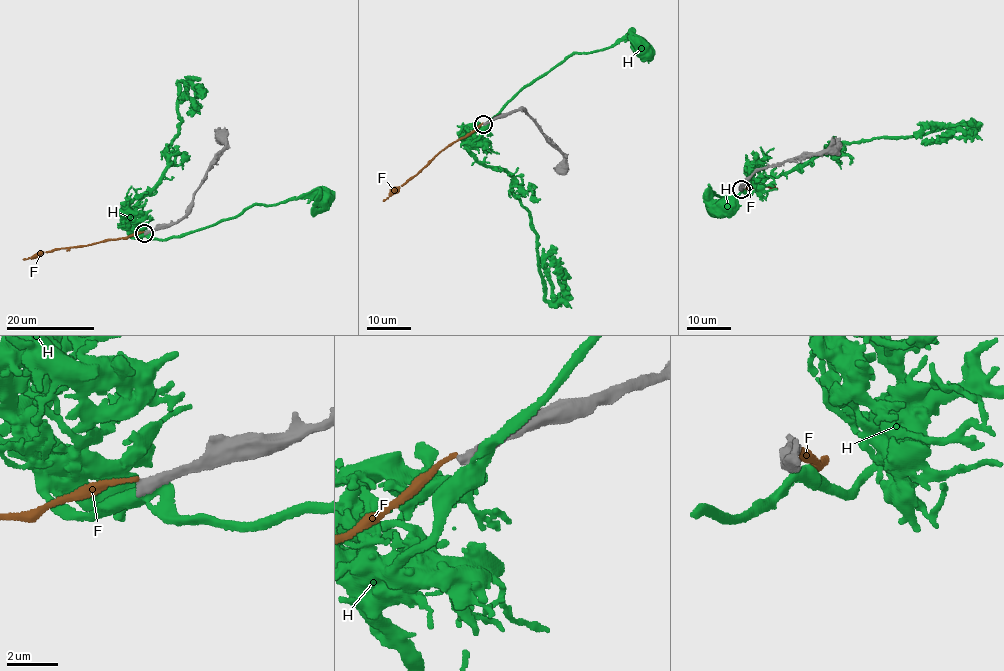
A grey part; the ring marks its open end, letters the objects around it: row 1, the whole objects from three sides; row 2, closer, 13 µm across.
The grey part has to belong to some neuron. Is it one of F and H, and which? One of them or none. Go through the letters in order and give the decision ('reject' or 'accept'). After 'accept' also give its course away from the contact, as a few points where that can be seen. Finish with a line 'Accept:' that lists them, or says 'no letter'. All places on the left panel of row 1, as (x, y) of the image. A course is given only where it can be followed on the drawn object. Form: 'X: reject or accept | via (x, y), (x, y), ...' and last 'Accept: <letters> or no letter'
F: reject
H: reject
Accept: no letter

